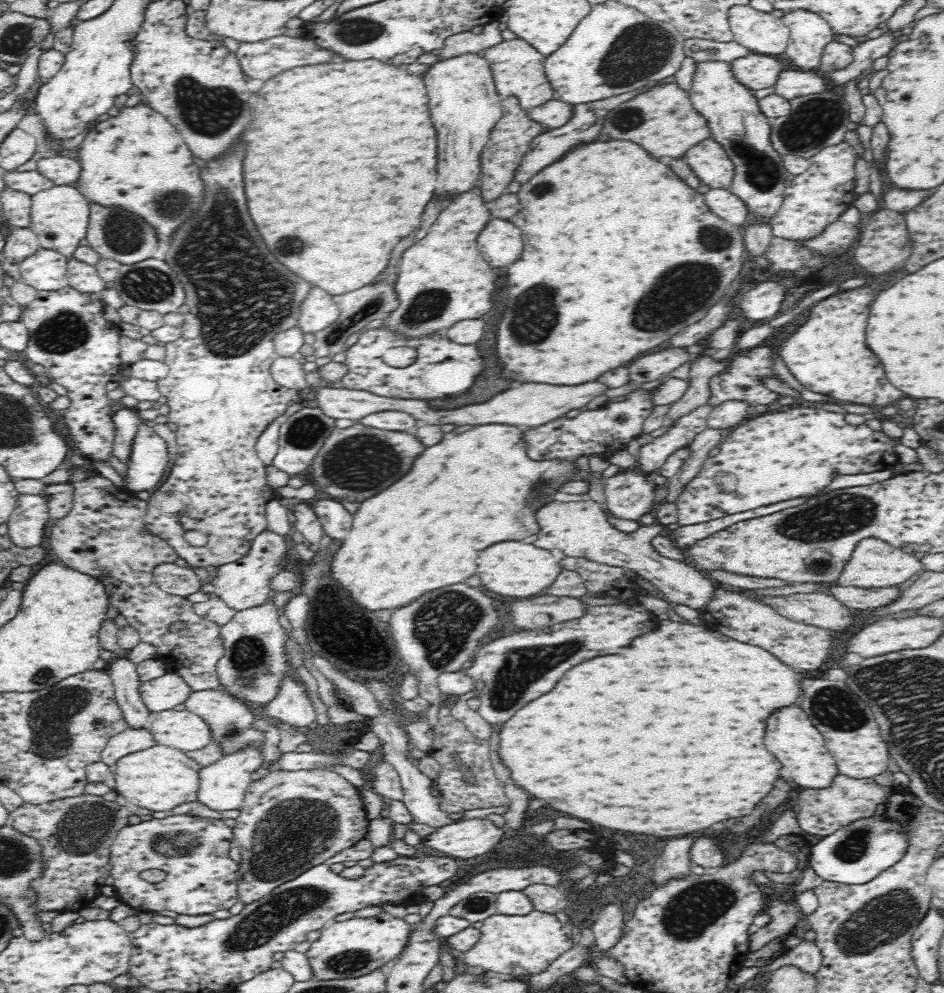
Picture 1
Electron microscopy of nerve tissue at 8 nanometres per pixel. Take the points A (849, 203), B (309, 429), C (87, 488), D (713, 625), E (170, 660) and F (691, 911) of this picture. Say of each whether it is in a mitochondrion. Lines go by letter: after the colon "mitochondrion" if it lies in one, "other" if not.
A: other
B: mitochondrion
C: other
D: other
E: other
F: mitochondrion

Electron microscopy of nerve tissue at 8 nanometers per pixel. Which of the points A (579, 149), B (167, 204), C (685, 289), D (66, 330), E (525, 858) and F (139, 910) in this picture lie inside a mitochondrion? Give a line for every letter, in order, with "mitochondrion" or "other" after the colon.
A: other
B: mitochondrion
C: mitochondrion
D: mitochondrion
E: other
F: other

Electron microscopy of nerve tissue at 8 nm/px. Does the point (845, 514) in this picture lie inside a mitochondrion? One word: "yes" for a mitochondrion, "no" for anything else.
yes

